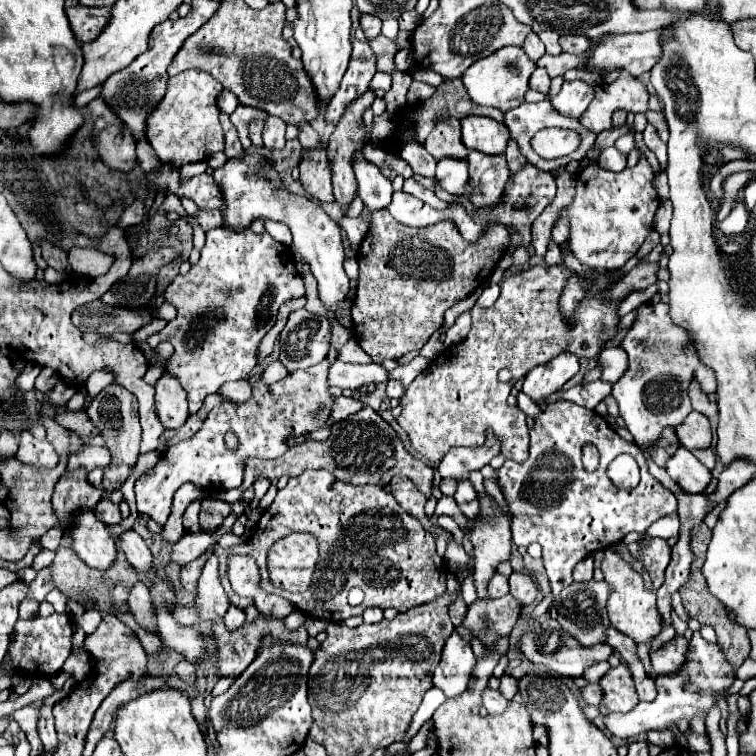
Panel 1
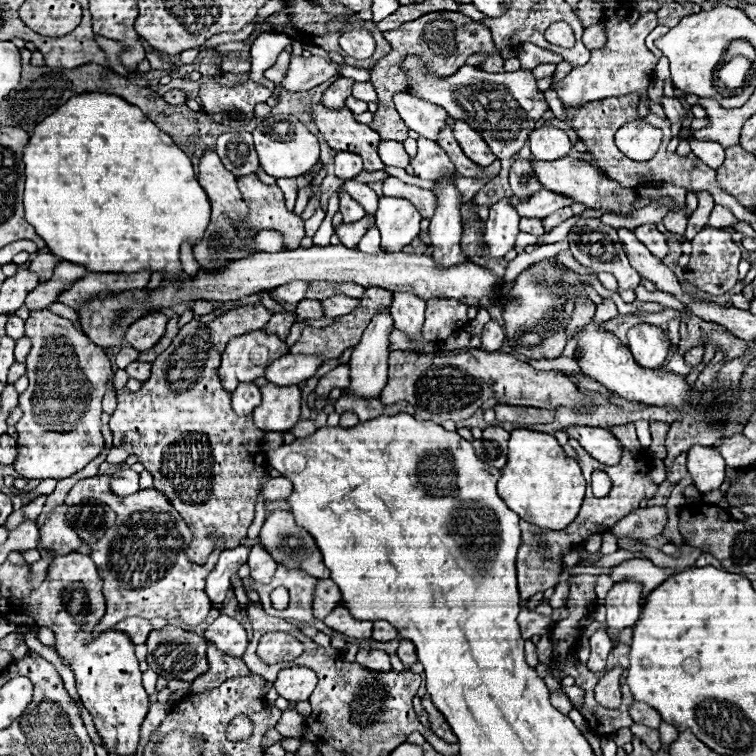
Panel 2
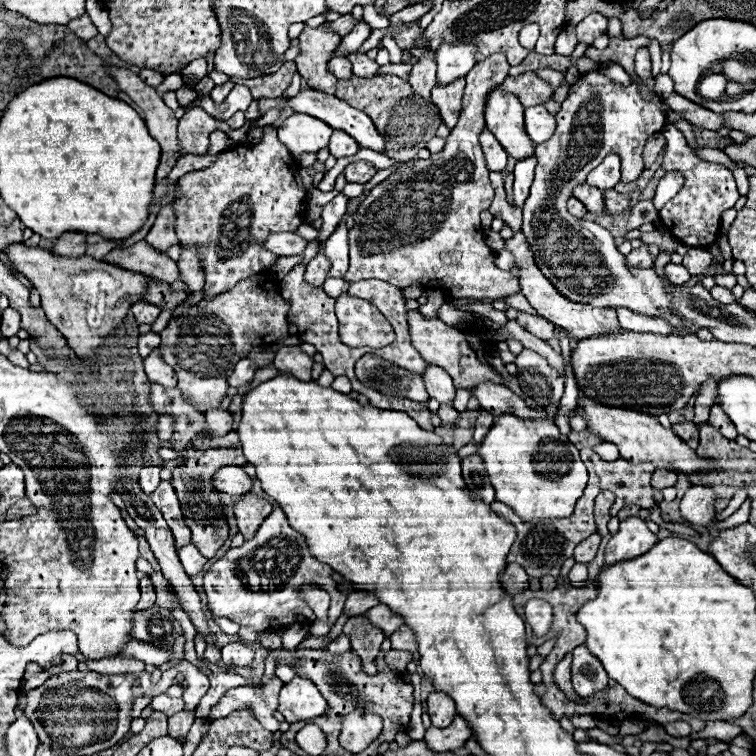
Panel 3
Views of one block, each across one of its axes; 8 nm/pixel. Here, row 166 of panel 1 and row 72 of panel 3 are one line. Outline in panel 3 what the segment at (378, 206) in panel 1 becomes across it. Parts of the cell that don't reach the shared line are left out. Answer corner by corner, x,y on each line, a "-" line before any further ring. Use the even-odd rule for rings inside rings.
350,54
348,60
352,62
354,76
358,76
358,78
374,78
380,70
380,66
366,54

